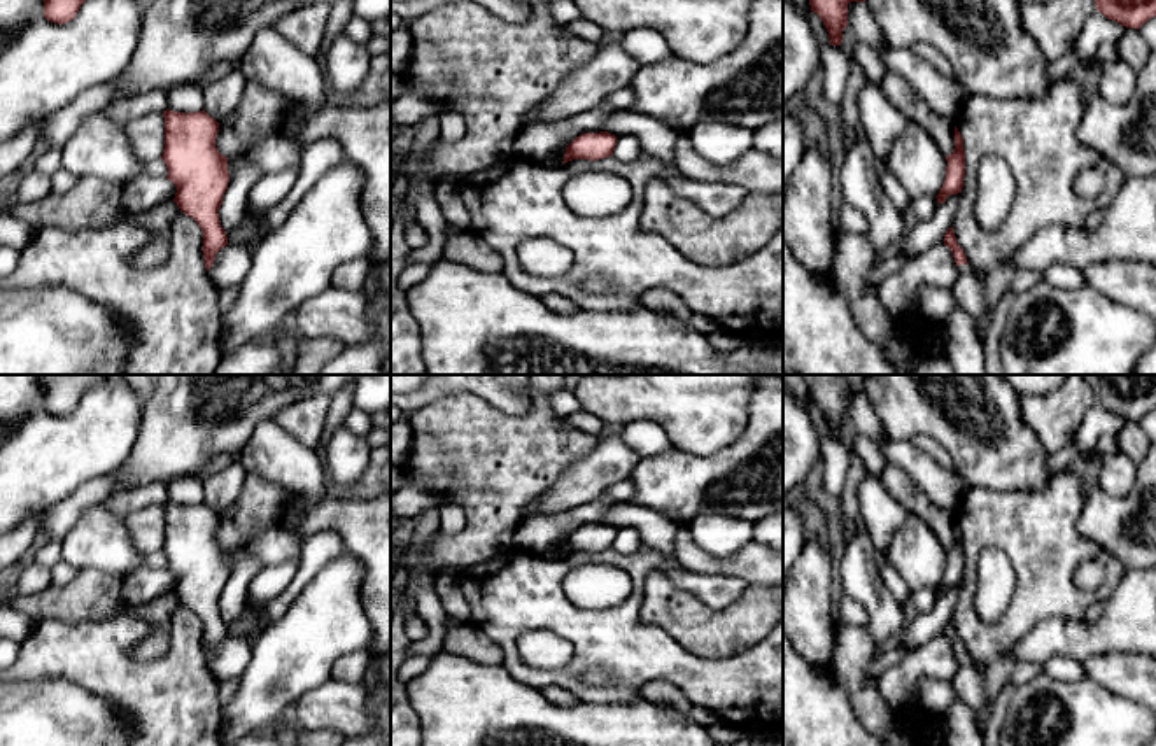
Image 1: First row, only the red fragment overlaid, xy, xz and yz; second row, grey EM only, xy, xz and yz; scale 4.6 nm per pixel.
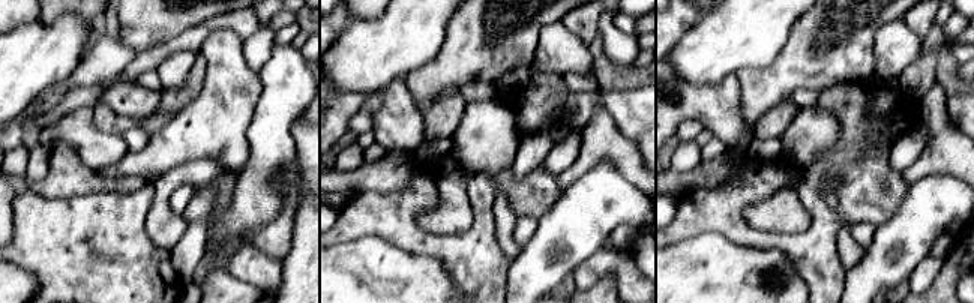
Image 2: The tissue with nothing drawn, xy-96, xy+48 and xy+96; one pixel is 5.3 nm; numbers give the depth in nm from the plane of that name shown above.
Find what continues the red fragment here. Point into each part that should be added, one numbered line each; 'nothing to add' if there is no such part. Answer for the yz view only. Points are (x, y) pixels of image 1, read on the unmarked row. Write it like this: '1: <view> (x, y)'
1: yz (967, 683)

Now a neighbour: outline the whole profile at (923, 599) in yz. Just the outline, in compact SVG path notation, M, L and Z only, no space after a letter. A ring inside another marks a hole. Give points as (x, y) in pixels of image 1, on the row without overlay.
M923 587L920 590L911 592L911 602L914 604L918 615L932 611L937 599L937 590L930 587Z

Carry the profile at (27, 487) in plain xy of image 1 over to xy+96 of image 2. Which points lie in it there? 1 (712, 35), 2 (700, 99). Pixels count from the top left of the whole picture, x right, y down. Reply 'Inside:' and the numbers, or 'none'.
Inside: 1

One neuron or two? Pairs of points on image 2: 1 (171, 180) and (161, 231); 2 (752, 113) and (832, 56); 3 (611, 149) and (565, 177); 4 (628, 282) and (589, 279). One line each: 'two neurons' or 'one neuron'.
1: one neuron
2: one neuron
3: one neuron
4: one neuron

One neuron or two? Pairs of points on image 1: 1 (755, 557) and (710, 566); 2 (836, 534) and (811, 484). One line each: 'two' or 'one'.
1: one
2: one

